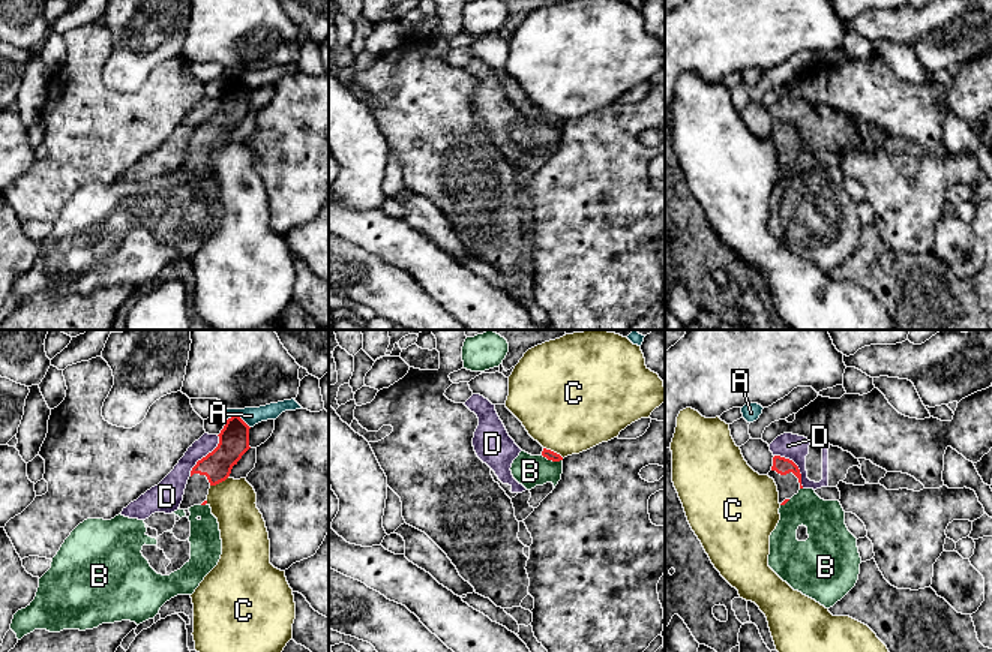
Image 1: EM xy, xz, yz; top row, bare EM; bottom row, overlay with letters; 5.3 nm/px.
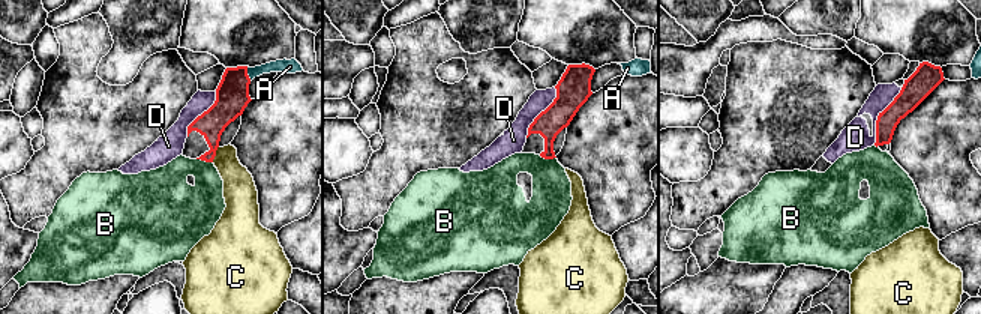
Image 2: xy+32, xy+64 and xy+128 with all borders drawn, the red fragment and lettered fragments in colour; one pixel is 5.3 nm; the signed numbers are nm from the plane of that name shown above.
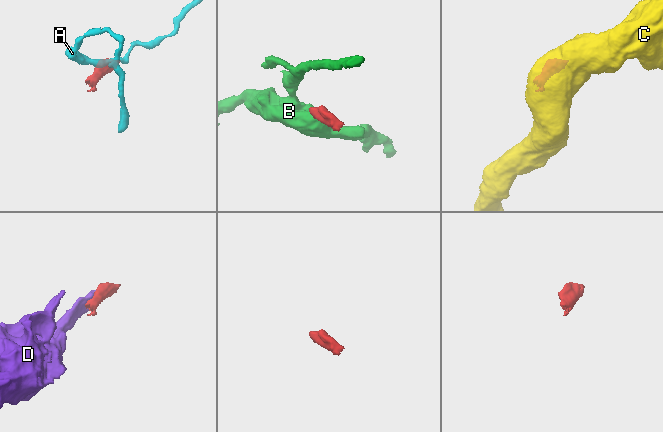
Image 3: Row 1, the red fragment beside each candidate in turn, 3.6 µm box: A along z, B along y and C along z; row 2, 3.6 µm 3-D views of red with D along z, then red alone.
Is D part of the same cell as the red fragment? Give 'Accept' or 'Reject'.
Reject

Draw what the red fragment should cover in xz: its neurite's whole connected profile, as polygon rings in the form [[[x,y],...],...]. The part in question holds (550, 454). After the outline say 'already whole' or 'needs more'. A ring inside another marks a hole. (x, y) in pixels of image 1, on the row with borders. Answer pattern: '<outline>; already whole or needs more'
[[[495,405],[495,411],[503,421],[509,436],[515,444],[525,453],[531,456],[543,456],[548,460],[560,462],[563,457],[551,450],[543,448],[537,441],[534,441],[522,423],[506,408],[506,405]]]; needs more

